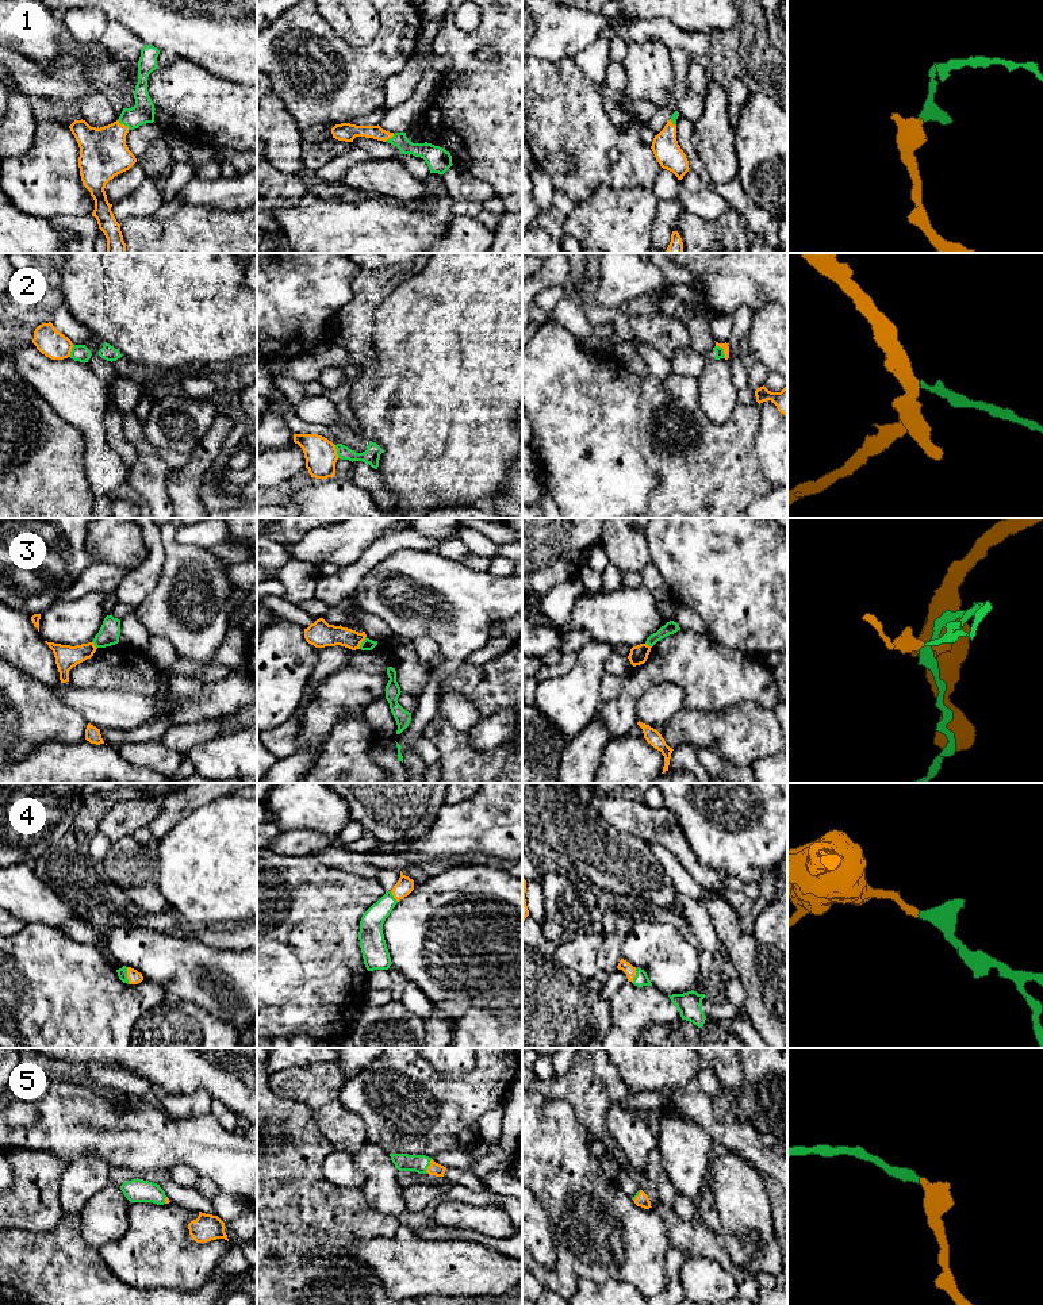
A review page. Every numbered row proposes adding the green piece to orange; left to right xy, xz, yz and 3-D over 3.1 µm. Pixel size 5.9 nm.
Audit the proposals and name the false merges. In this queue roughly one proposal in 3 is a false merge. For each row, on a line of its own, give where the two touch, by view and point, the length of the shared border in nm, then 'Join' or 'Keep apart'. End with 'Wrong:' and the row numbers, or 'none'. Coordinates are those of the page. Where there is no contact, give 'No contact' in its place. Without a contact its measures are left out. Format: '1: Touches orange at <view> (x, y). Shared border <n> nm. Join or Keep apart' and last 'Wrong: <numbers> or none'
1: Touches orange at xy (123, 125). Shared border 90 nm. Join
2: Touches orange at yz (724, 350). Shared border 100 nm. Keep apart
3: Touches orange at xz (361, 641). Shared border 90 nm. Keep apart
4: Touches orange at xy (127, 975). Shared border 110 nm. Join
5: Touches orange at xz (429, 1166). Shared border 90 nm. Join
Wrong: 2, 3

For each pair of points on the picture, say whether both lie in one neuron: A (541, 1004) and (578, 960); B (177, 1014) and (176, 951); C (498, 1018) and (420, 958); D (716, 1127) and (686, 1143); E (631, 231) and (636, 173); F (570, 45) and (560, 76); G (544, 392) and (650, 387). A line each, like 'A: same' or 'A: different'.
A: different
B: different
C: different
D: different
E: different
F: different
G: different

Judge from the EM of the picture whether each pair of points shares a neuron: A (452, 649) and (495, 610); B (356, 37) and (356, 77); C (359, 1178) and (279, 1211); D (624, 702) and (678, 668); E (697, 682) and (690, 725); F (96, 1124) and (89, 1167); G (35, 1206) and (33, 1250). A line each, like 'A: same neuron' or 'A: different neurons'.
A: same neuron
B: different neurons
C: different neurons
D: same neuron
E: different neurons
F: different neurons
G: different neurons

